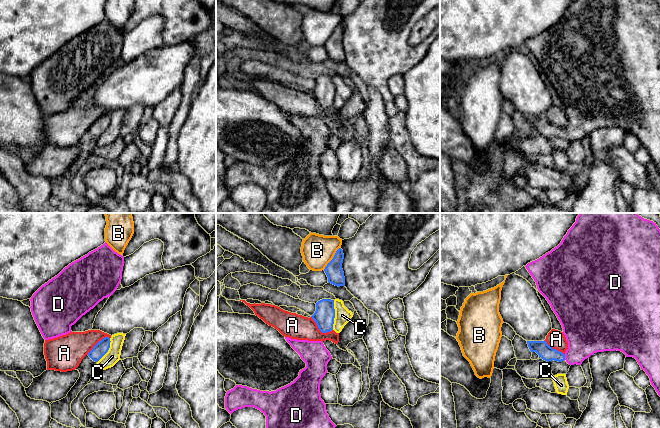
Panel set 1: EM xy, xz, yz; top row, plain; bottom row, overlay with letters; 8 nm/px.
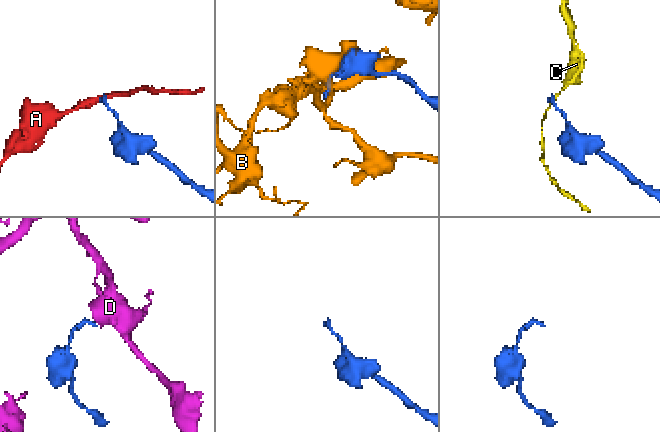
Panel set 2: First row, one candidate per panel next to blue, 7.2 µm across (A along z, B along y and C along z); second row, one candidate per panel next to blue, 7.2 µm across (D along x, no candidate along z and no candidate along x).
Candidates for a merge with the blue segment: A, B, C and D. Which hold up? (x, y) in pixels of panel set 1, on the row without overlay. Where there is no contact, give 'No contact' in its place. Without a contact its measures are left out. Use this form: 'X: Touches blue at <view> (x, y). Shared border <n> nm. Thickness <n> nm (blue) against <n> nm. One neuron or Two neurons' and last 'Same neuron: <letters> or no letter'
A: Touches blue at xz (319, 105). Shared border 200 nm. Thickness 160 nm (blue) against 200 nm. Two neurons
B: Touches blue at xz (333, 34). Shared border 240 nm. Thickness 140 nm (blue) against 260 nm. Two neurons
C: Touches blue at xz (334, 91). Shared border 240 nm. Thickness 160 nm (blue) against 130 nm. Two neurons
D: Touches blue at yz (564, 133). Shared border 50 nm. Thickness 120 nm (blue) against 320 nm. One neuron
Same neuron: D

